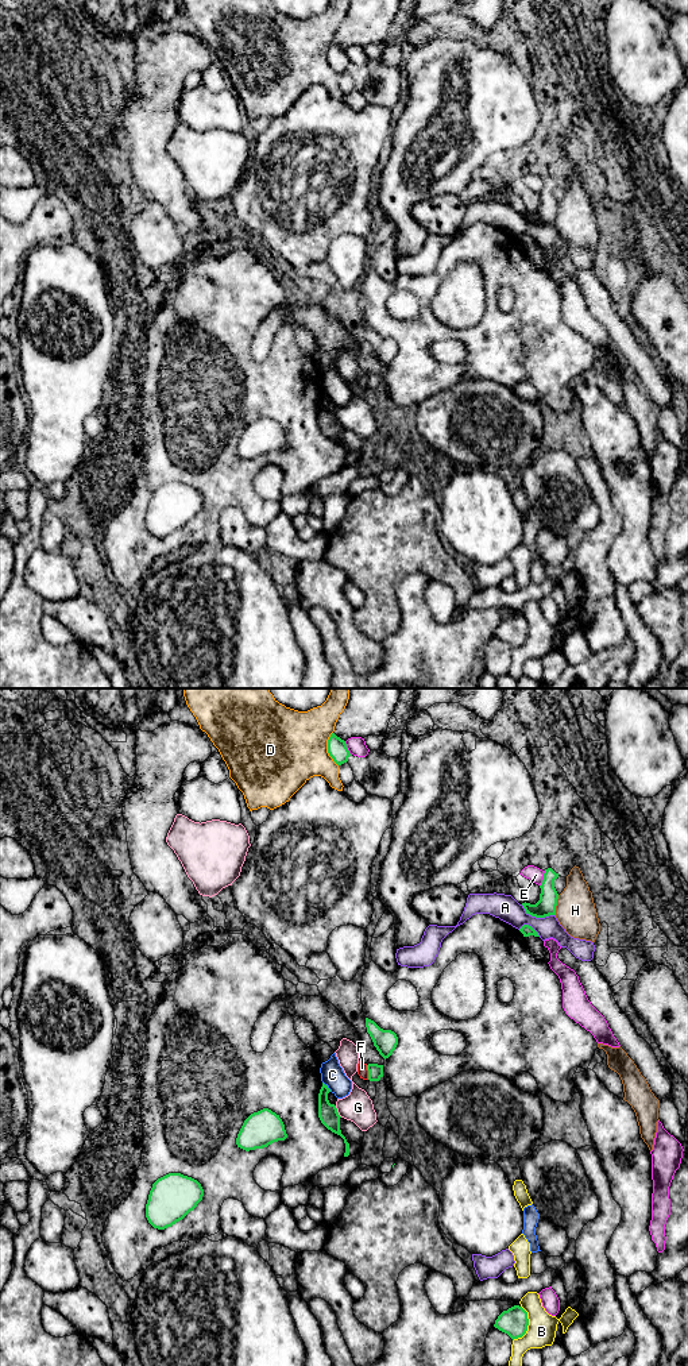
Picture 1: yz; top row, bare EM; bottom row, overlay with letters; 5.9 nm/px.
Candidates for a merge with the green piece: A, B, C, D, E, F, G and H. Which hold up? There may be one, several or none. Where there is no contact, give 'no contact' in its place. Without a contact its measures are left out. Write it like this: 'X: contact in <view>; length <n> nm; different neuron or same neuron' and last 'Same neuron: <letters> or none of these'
A: contact in yz; length 220 nm; different neuron
B: contact in yz; length 220 nm; different neuron
C: contact in yz; length 80 nm; different neuron
D: contact in yz; length 220 nm; different neuron
E: contact in yz; length 100 nm; different neuron
F: contact in yz; length 90 nm; different neuron
G: contact in yz; length 80 nm; different neuron
H: contact in yz; length 120 nm; different neuron
Same neuron: none of these

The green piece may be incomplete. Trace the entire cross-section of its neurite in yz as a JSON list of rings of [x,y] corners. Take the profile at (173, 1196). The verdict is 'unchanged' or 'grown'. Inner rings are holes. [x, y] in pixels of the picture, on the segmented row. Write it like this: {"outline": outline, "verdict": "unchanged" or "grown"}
{"outline": [[[169,1173],[158,1178],[150,1191],[146,1218],[158,1230],[182,1220],[202,1200],[201,1184],[181,1173]]], "verdict": "unchanged"}

